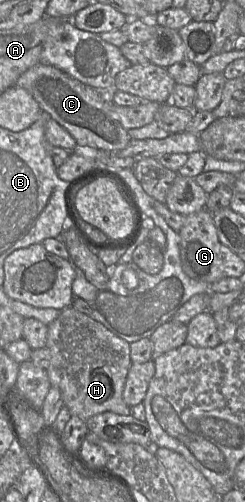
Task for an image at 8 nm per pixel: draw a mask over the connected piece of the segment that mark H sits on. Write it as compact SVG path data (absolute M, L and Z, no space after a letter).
M72 306L48 324L46 347L51 353L47 374L51 386L60 390L63 404L71 415L83 421L106 411L130 415L123 390L132 364L130 343L118 337L102 323Z

